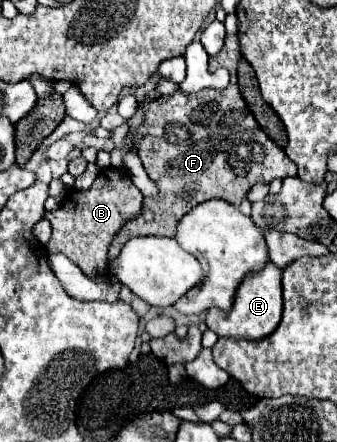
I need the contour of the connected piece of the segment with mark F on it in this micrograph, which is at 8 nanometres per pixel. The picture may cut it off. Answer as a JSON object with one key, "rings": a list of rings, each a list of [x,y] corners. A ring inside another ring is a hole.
{"rings":[[[226,35],[224,47],[210,57],[208,63],[210,71],[216,71],[218,67],[230,71],[230,85],[226,89],[200,89],[198,93],[184,93],[178,89],[174,95],[142,105],[144,123],[134,135],[134,141],[138,143],[138,157],[142,159],[148,177],[158,185],[162,197],[160,201],[144,199],[142,215],[126,223],[126,227],[114,237],[110,259],[116,259],[124,243],[132,237],[174,237],[180,219],[202,201],[218,197],[240,205],[252,185],[296,177],[294,163],[290,163],[284,149],[272,143],[272,139],[258,127],[238,91],[240,57],[238,35]]]}

